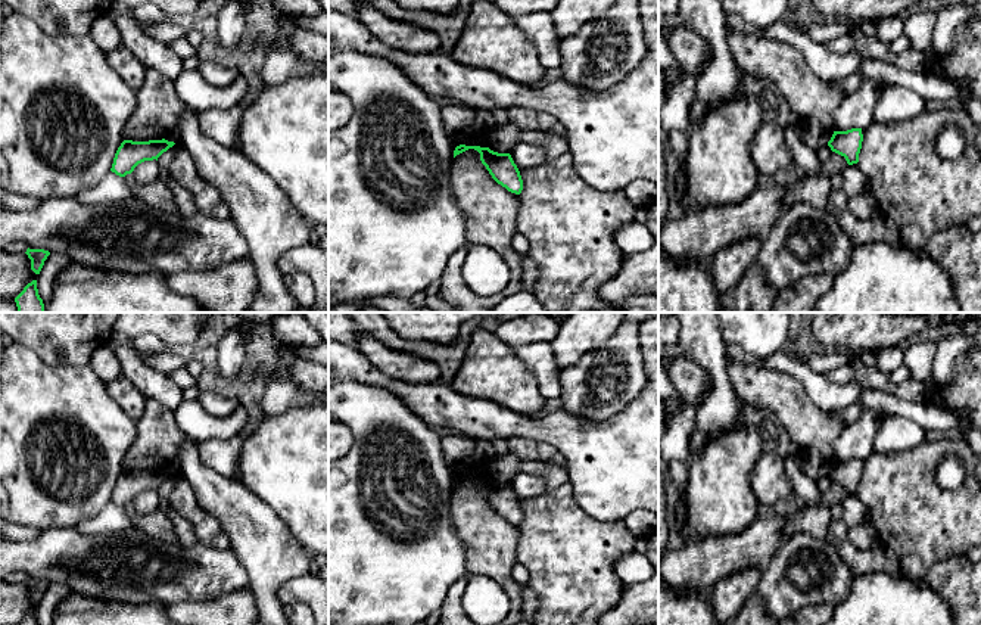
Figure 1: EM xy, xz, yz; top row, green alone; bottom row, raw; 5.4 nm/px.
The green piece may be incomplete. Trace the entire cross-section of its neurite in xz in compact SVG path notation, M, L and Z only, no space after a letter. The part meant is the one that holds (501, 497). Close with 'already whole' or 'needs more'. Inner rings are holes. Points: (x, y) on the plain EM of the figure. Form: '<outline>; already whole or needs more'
M460 475L454 481L454 488L468 479L474 479L480 483L482 494L498 514L511 523L521 523L523 510L510 483L498 483L489 478Z; already whole

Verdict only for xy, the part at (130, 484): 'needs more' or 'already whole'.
already whole

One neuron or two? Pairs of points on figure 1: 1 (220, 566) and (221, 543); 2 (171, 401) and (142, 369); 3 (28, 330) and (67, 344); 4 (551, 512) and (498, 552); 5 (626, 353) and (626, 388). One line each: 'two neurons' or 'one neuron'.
1: two neurons
2: one neuron
3: one neuron
4: two neurons
5: one neuron

